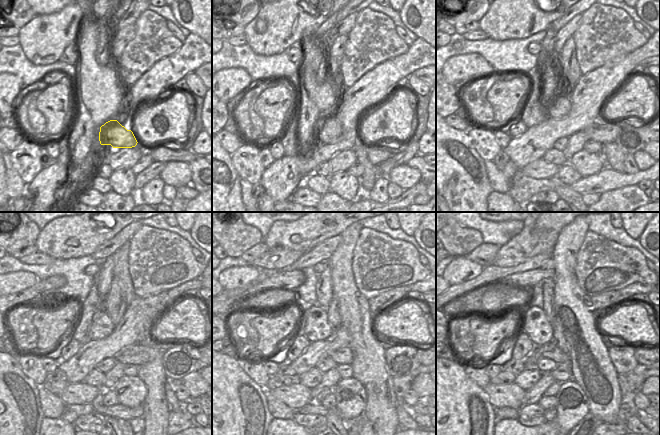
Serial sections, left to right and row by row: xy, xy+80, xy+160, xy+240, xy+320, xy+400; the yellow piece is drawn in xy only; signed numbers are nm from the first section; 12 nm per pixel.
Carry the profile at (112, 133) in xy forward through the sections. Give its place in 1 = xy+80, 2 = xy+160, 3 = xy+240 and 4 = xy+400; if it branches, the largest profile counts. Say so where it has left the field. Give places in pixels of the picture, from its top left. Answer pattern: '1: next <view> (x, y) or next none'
1: next xy+80 (333, 131)
2: next xy+160 (556, 106)
3: next xy+240 (101, 326)
4: next xy+400 (535, 324)

